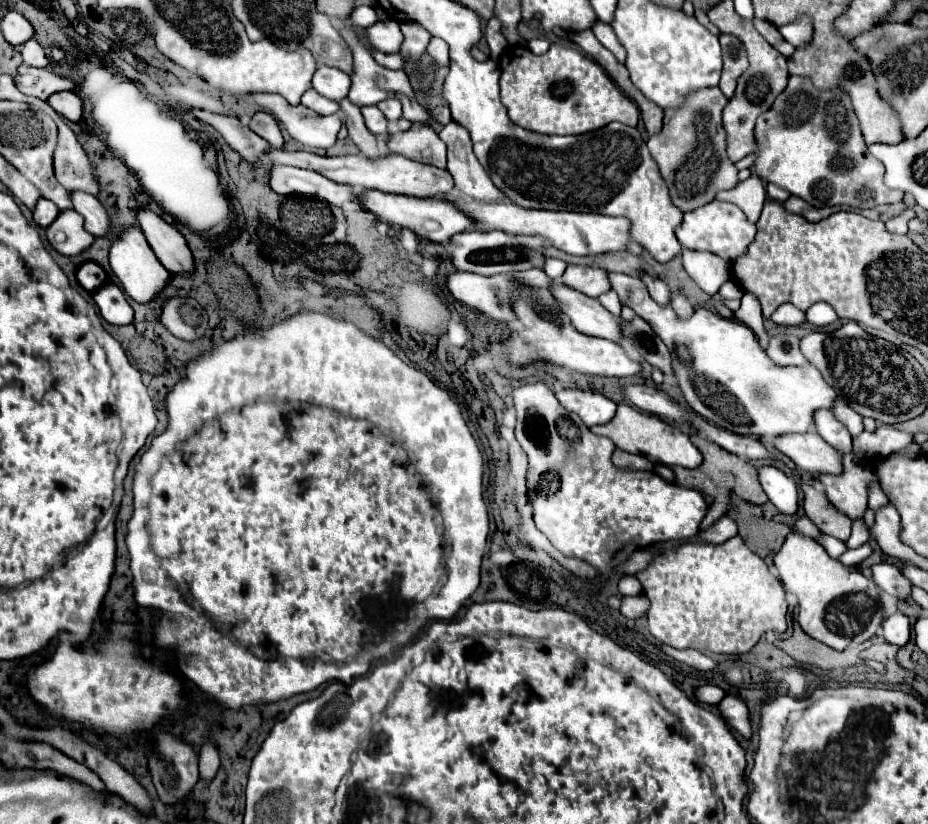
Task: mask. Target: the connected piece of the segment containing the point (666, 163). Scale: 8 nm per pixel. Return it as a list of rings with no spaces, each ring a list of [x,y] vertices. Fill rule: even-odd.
[[[702,88],[698,92],[690,92],[690,96],[686,96],[682,106],[664,110],[662,132],[650,136],[648,140],[648,150],[656,160],[660,174],[670,190],[670,200],[682,212],[690,212],[694,206],[708,204],[710,200],[714,200],[716,192],[730,190],[738,182],[736,178],[738,170],[726,156],[726,132],[720,120],[720,114],[726,104],[728,100],[718,88]],[[710,92],[718,92],[718,104],[712,104],[712,110],[708,114],[702,114],[702,104],[710,104]],[[694,124],[696,124],[696,142],[694,142]]]

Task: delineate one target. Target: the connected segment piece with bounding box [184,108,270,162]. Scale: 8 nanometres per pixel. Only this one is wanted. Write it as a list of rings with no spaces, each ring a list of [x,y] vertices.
[[[184,108],[184,112],[188,112],[190,116],[194,116],[200,122],[210,124],[214,130],[218,130],[222,134],[222,138],[226,140],[226,144],[250,162],[262,158],[270,150],[266,140],[262,140],[250,128],[242,126],[240,120],[236,120],[236,118],[208,112],[208,110],[198,110],[198,108]]]

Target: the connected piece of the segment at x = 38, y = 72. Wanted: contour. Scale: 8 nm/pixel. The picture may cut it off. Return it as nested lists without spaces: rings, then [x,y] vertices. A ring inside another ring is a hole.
[[[32,66],[18,68],[16,86],[20,92],[24,92],[28,96],[42,98],[42,100],[48,100],[48,96],[52,96],[56,92],[76,88],[74,80],[58,76],[50,68],[32,68]]]

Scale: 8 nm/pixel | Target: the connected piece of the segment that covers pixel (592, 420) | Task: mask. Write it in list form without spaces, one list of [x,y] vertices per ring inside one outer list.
[[[560,390],[556,398],[566,410],[578,414],[588,428],[610,422],[616,412],[616,404],[594,390]]]

